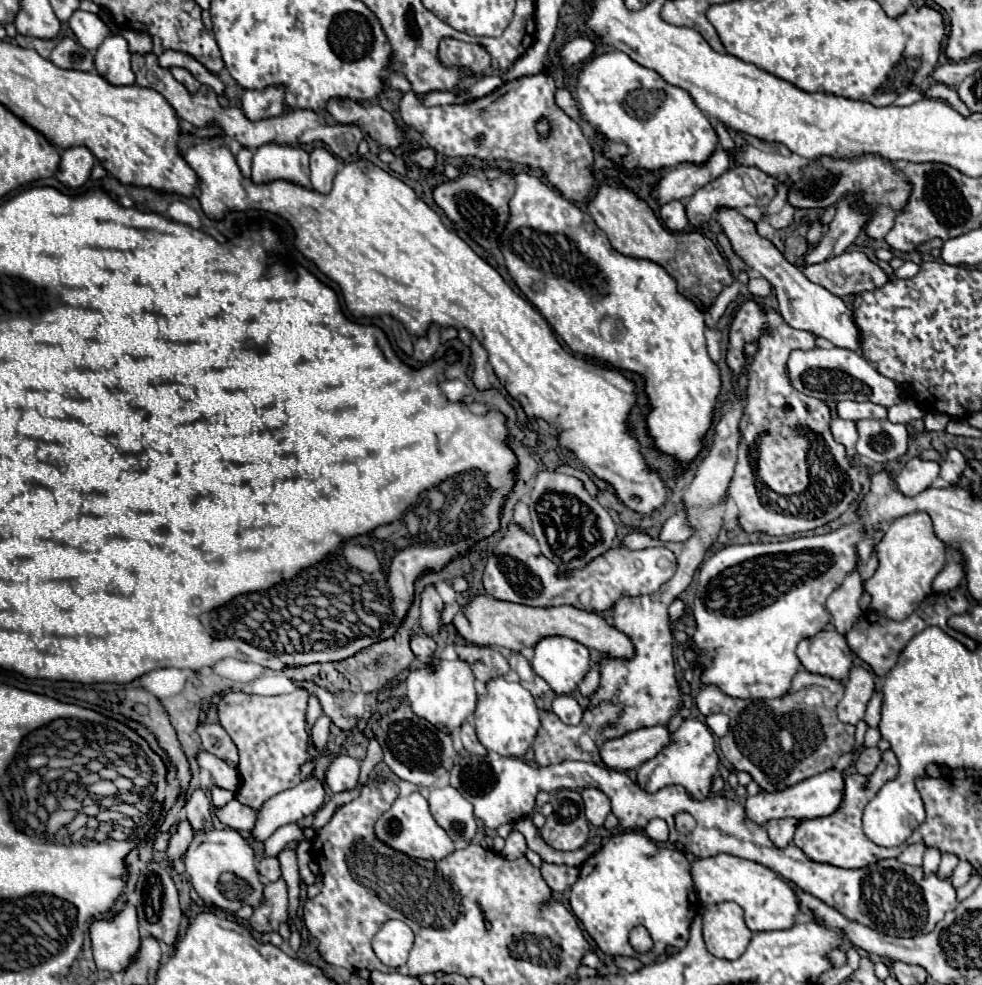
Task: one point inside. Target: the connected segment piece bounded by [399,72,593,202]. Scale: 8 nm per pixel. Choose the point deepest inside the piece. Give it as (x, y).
(507, 118)

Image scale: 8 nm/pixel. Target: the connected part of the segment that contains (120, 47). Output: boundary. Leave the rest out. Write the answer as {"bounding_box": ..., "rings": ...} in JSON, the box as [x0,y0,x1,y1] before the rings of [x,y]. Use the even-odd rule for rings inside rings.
{"bounding_box":[95,36,135,86],"rings":[[[109,36],[97,48],[95,54],[95,68],[97,72],[115,86],[135,84],[135,74],[129,64],[129,46],[123,36]]]}

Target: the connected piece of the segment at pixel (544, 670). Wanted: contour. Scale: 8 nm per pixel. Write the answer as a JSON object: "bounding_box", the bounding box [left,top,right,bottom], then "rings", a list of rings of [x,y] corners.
{"bounding_box":[533,638,589,694],"rings":[[[543,638],[535,646],[533,670],[555,694],[571,694],[589,672],[589,650],[571,638]]]}

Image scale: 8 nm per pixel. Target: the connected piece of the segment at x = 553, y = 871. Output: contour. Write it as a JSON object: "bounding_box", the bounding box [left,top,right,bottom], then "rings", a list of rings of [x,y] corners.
{"bounding_box":[541,862,579,892],"rings":[[[541,862],[541,876],[553,892],[567,892],[573,886],[573,882],[577,880],[577,874],[579,874],[579,870],[573,866]]]}

